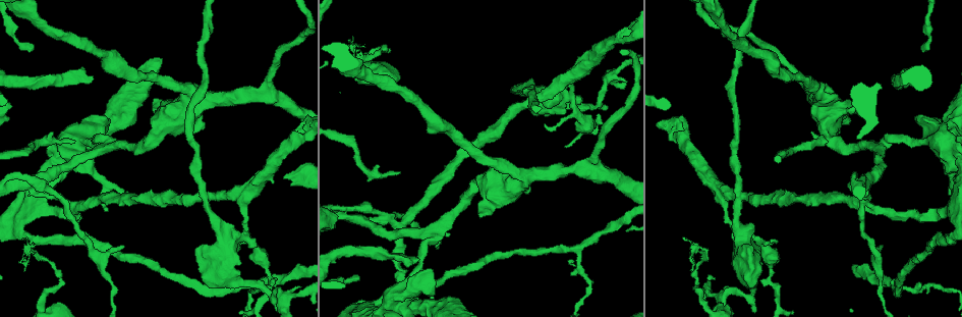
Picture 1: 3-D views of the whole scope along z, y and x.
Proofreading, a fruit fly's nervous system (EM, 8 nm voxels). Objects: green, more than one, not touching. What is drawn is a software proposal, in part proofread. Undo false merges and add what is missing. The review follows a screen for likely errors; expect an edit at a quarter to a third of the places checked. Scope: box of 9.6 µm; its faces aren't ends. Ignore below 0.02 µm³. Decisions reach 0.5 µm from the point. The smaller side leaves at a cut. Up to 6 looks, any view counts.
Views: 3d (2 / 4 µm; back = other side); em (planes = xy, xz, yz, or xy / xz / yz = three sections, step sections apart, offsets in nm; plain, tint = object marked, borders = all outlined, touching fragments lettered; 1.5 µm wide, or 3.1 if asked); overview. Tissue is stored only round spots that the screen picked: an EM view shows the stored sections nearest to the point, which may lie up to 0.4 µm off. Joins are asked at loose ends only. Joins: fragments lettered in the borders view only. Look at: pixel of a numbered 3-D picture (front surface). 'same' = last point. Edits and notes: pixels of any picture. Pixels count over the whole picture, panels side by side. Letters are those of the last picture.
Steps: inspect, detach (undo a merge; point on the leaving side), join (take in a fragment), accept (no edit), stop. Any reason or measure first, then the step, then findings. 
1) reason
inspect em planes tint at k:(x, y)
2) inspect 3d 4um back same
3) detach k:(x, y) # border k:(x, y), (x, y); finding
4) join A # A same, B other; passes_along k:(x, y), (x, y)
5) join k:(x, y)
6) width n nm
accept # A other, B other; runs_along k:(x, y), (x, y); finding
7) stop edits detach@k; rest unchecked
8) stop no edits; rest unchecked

free end
inspect em xy step 8 tint at 1:(398, 174)

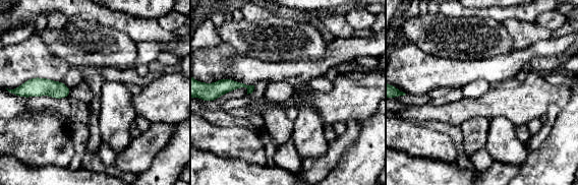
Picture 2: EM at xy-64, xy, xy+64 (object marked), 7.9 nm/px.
cut it another way
inspect em planes borders same

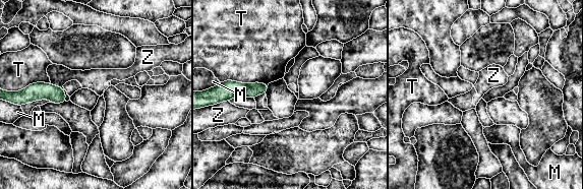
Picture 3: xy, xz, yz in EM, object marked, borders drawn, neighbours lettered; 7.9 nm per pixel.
accept # M other, T other, Z other; none of them fits

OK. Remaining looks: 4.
sharp bend
inspect 3d 4um at 1:(388, 51)

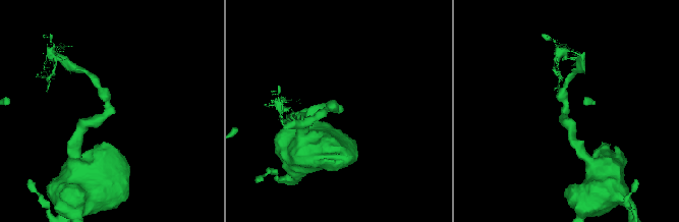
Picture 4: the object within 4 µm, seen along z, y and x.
inspect em yz step 8 tint at 4:(111, 110)

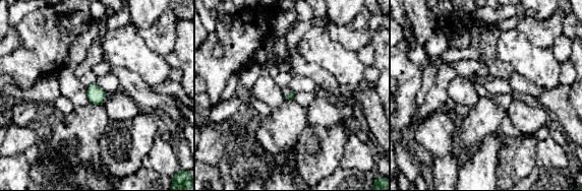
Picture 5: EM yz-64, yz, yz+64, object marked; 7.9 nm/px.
inspect em planes borders same

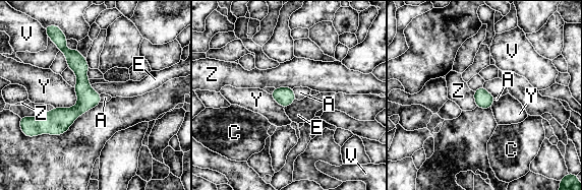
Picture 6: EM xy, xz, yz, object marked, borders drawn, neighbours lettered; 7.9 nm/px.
accept # A other, C other, E other, V other, Y other, Z other; border 6:(482, 86), (495, 98); one neuron here

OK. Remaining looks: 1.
touches itself
inspect em yz step 4 borders at 1:(915, 214)

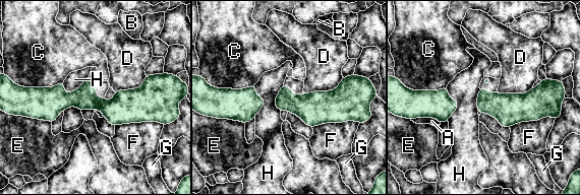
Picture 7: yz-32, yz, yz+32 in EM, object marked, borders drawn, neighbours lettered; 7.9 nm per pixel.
accept # A other, B other, C other, D other, E other, F other, G other, H other; border 7:(89, 75), (79, 86), (64, 91); continuous, no second neuron

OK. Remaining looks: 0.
stop no edits; rest unchecked

